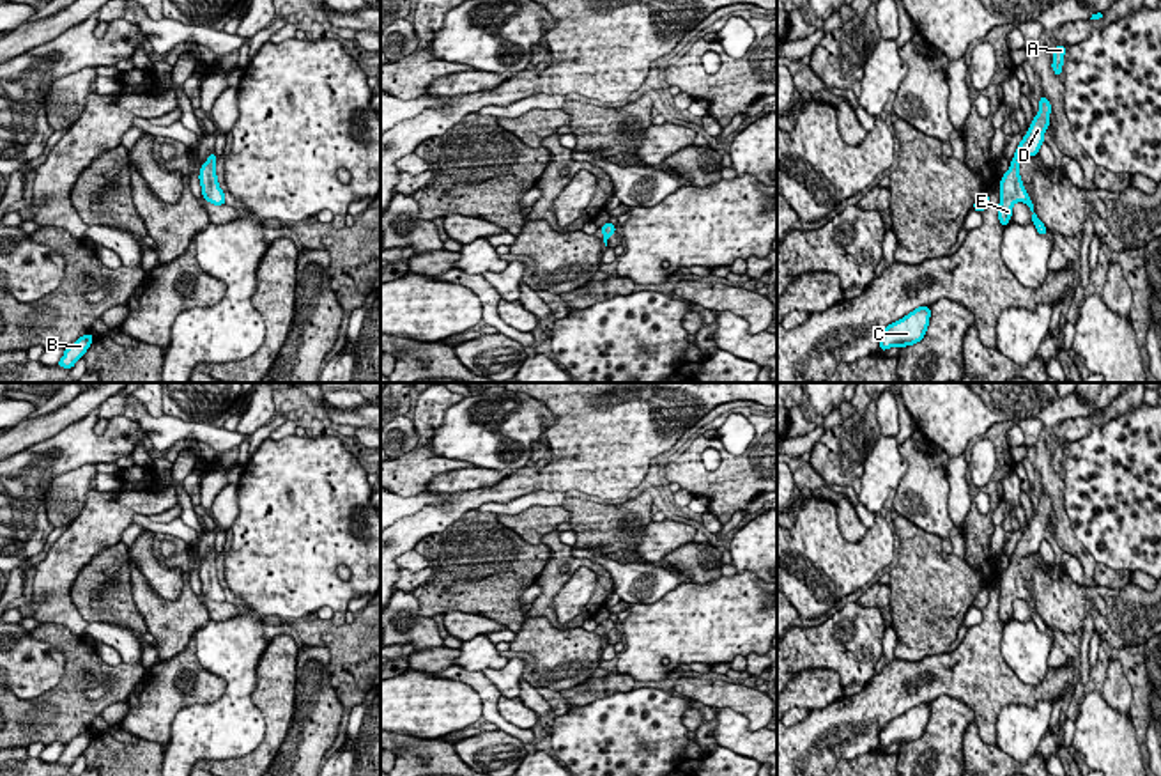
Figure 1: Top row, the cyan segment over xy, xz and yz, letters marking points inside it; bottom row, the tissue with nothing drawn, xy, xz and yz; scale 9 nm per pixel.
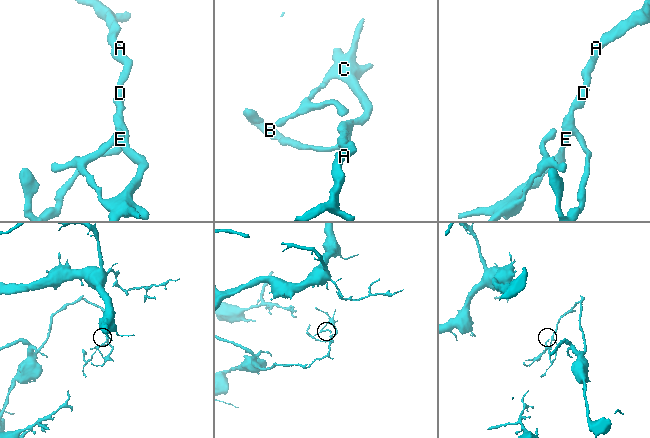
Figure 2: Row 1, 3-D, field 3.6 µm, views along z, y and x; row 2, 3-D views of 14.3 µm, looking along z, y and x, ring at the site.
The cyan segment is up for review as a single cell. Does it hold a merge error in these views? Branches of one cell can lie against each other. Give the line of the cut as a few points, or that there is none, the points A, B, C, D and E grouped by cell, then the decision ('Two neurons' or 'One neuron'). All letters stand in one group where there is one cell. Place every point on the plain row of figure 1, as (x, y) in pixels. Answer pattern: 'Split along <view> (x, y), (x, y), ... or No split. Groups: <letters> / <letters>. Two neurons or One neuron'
No split. Groups: A B C D E. One neuron

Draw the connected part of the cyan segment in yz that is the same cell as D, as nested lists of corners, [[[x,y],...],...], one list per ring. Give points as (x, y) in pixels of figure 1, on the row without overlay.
[[[1041,493],[1039,508],[1034,514],[1032,521],[1028,523],[1028,530],[1023,533],[1023,537],[1016,544],[1009,567],[1002,572],[1000,601],[998,601],[998,617],[1002,624],[1005,624],[1011,618],[1012,602],[1016,599],[1026,601],[1030,608],[1034,609],[1034,601],[1019,572],[1019,560],[1023,556],[1028,556],[1030,553],[1039,551],[1039,546],[1044,539],[1044,530],[1050,523],[1050,510],[1051,510],[1051,500],[1044,493]]]

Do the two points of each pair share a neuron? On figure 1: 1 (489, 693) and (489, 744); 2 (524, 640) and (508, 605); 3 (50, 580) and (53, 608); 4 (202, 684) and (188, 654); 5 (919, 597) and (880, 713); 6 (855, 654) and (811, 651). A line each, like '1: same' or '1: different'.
1: different
2: different
3: same
4: same
5: different
6: same

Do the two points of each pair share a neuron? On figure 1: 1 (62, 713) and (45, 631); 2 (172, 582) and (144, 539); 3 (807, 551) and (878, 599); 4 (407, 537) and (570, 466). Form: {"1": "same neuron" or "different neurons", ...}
{"1": "same neuron", "2": "same neuron", "3": "different neurons", "4": "same neuron"}

